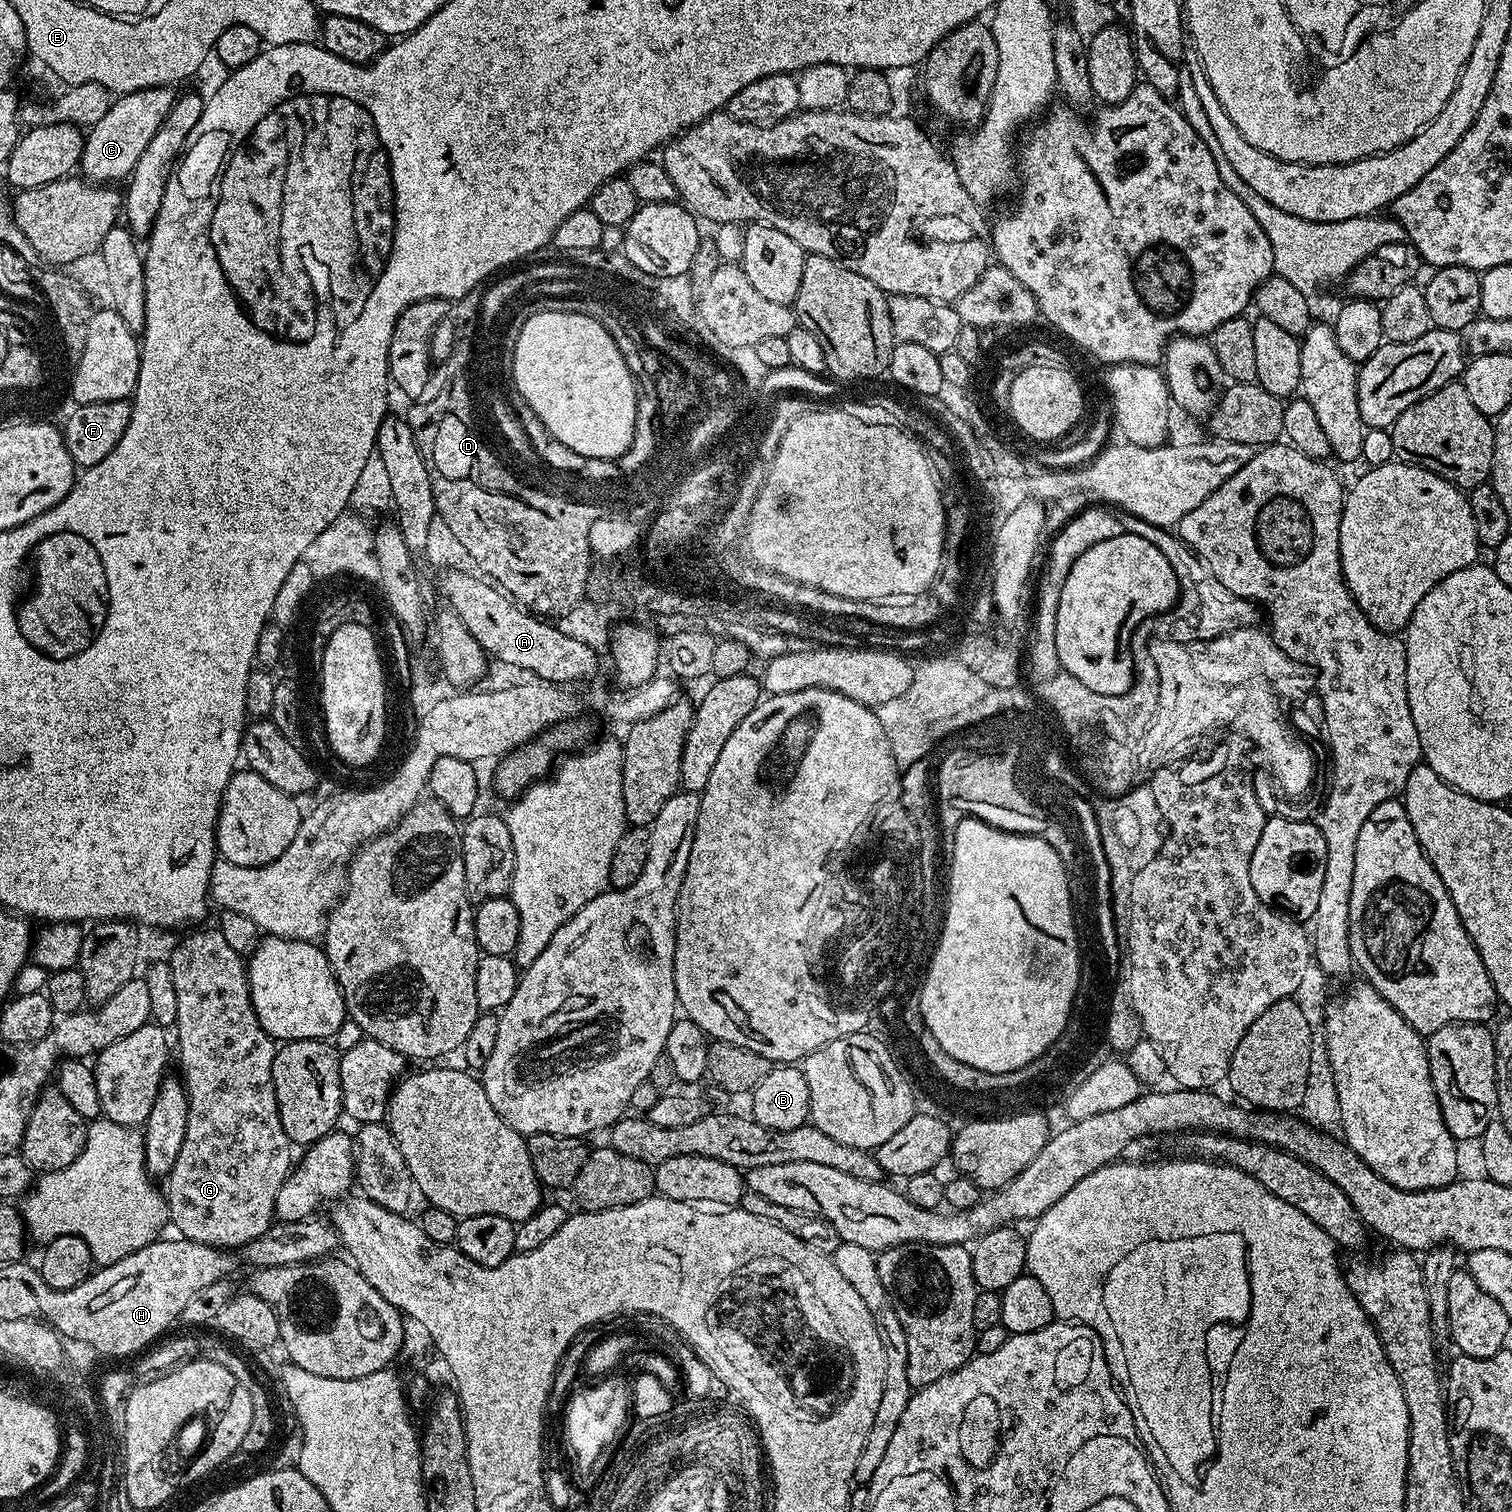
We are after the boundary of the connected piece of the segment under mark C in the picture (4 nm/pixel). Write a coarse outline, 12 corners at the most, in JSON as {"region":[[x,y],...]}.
{"region":[[168,86],[125,92],[87,129],[79,171],[127,181],[170,114]]}

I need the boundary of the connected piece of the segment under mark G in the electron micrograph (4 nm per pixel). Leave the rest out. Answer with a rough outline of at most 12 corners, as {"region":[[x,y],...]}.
{"region":[[215,928],[170,953],[186,1139],[171,1227],[240,1250],[294,1145],[246,960]]}

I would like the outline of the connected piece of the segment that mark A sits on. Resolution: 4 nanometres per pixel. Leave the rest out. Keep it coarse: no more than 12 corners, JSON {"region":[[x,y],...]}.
{"region":[[445,571],[440,592],[493,661],[571,685],[598,652],[496,584]]}

